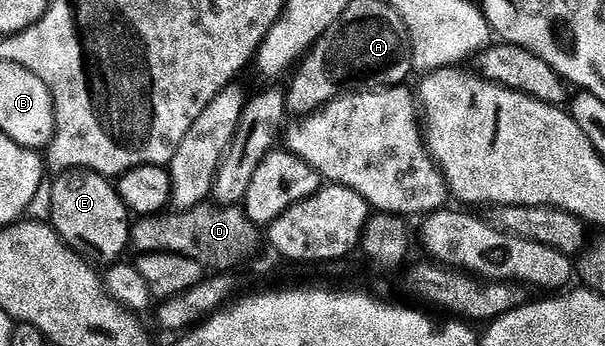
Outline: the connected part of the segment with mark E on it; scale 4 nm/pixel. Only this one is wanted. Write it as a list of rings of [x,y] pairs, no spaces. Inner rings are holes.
[[[64,170],[51,186],[51,218],[50,225],[55,227],[59,237],[71,247],[75,253],[87,259],[92,264],[118,263],[123,253],[129,250],[131,241],[132,215],[127,205],[121,200],[118,189],[113,185],[110,177],[103,177],[95,170]]]

